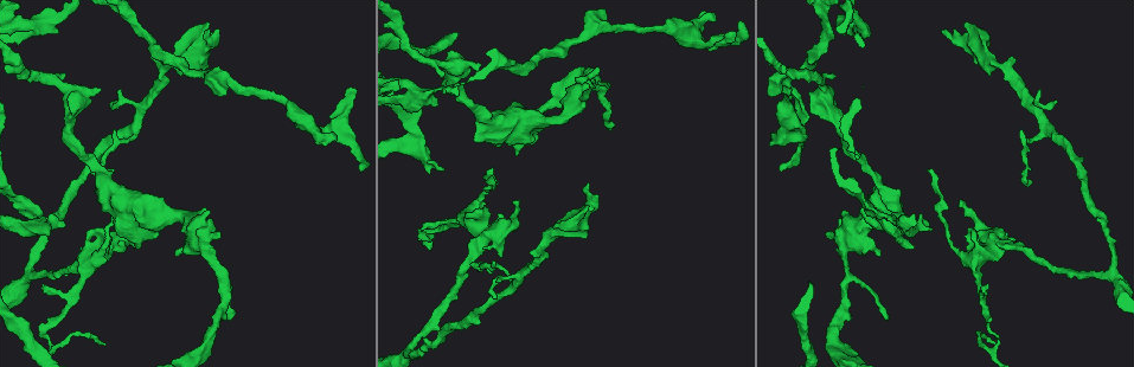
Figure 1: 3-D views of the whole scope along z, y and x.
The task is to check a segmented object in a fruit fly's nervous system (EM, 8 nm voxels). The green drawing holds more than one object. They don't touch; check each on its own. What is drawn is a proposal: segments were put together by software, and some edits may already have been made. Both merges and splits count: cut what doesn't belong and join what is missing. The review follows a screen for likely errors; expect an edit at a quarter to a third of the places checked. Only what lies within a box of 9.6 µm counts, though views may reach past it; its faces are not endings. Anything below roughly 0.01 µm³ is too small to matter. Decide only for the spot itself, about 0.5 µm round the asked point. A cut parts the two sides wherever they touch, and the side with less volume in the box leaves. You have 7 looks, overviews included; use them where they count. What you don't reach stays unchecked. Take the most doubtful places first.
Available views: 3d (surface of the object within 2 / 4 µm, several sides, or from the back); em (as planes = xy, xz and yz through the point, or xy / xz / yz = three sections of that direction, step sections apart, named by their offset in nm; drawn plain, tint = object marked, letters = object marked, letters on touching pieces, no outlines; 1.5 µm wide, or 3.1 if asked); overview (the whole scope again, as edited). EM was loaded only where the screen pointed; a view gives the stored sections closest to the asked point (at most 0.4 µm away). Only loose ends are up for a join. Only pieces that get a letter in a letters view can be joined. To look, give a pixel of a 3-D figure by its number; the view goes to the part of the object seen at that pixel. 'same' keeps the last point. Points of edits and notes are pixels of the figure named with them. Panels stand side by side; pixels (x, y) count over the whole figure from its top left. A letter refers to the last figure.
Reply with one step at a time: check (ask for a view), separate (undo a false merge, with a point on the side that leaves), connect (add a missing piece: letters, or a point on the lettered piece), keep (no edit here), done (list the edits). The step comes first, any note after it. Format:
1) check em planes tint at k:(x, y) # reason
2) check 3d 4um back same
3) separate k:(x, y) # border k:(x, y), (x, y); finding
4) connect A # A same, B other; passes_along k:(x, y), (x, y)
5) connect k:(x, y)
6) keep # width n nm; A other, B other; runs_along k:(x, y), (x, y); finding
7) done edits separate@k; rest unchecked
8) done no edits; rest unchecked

check em xy step 4 tint at 1:(63, 224) # an open end

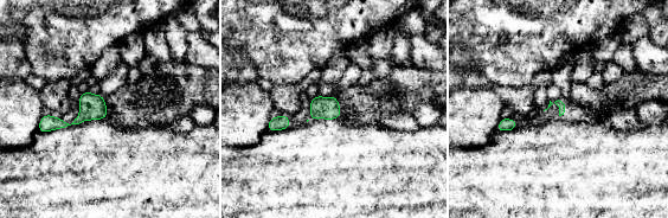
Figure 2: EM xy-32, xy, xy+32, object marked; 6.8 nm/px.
check em planes letters same

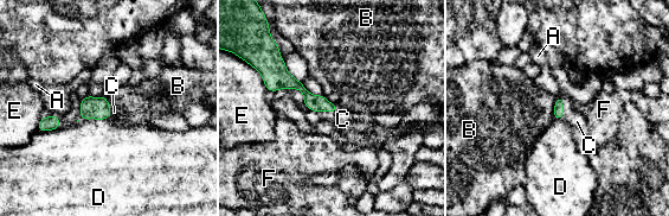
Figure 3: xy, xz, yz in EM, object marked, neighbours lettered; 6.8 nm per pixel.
connect C # A other, B other, C same, D other, E other, F other; the cell continues

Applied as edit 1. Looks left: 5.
check overview # see it whole again

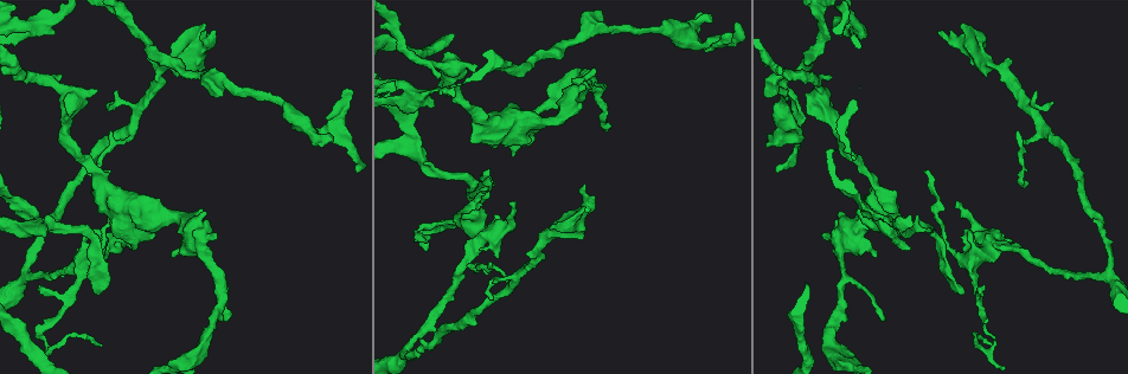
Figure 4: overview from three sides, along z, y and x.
check 3d 2um at 4:(775, 137) # free end

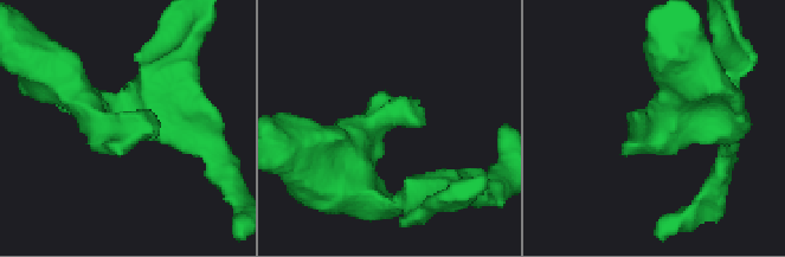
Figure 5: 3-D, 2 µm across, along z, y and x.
check em planes letters at 5:(416, 124) # need the tissue

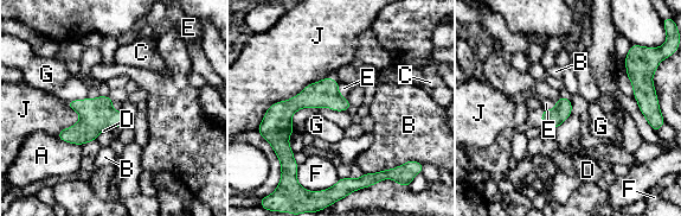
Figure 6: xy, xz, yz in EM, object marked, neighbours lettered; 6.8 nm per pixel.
keep # A other, B other, C other, D other, E other, F other, G other, J other; border 6:(109, 129), (103, 129), (95, 139); none of them fits

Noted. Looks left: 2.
check em planes tint at 4:(958, 42) # thick turns thin

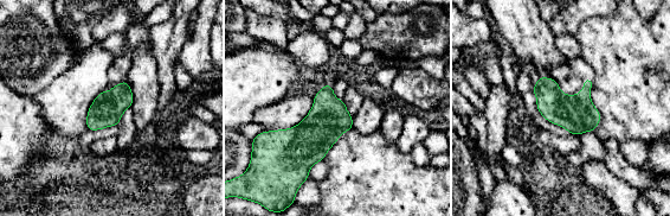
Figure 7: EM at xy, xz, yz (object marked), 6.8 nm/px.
check em planes letters same

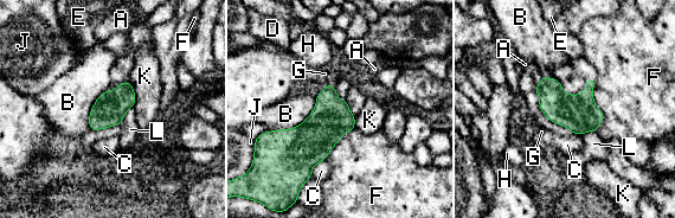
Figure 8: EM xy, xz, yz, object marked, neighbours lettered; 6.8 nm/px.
keep # A other, B other, C other, D other, E other, F other, G other, H other, J other, K other, L other; border 8:(133, 106), (119, 124); all the same cell

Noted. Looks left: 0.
done edits connect@3; rest unchecked

